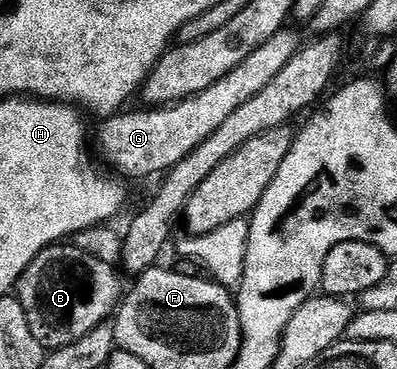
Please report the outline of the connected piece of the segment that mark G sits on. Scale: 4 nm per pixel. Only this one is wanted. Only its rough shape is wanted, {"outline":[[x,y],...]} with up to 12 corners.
{"outline":[[280,29],[211,88],[106,117],[100,161],[161,176],[262,91],[305,43]]}

